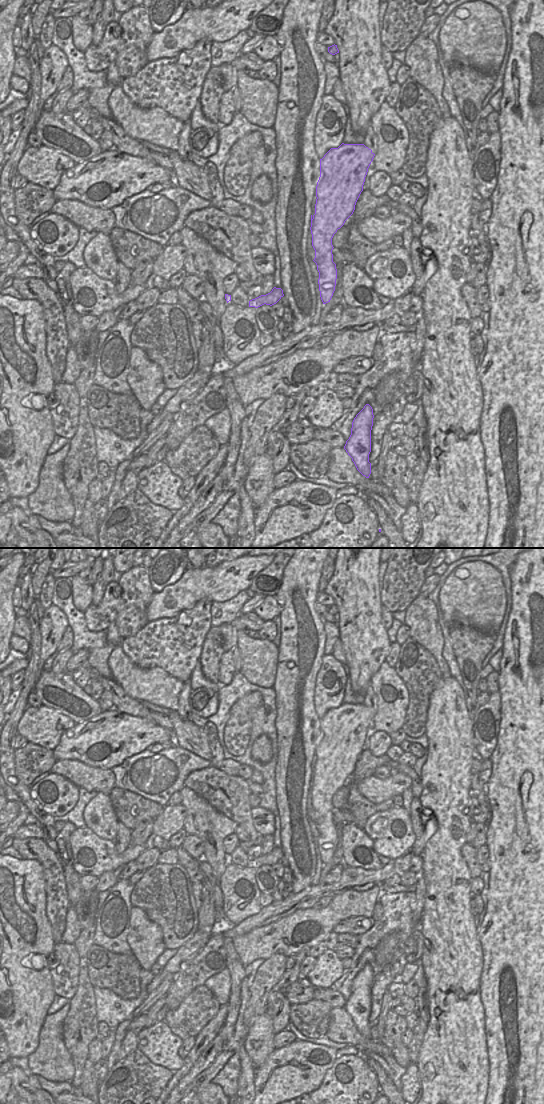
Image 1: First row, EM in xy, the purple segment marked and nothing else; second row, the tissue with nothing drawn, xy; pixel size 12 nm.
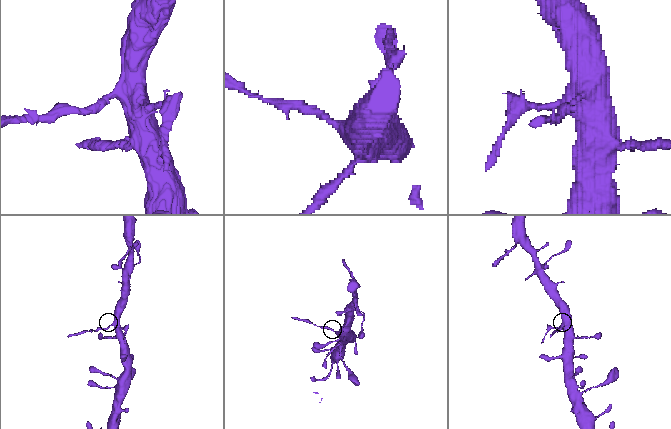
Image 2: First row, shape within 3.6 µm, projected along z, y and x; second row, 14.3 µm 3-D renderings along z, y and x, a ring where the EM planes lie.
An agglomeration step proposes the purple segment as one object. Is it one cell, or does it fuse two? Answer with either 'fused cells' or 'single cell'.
fused cells

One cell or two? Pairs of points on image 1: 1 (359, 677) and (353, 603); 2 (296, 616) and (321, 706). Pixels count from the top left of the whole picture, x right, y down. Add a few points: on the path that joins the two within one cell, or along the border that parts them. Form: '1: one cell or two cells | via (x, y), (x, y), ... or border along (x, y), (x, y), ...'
1: one cell | via (360, 659), (360, 621)
2: two cells | border along (321, 662), (313, 697), (315, 709)

